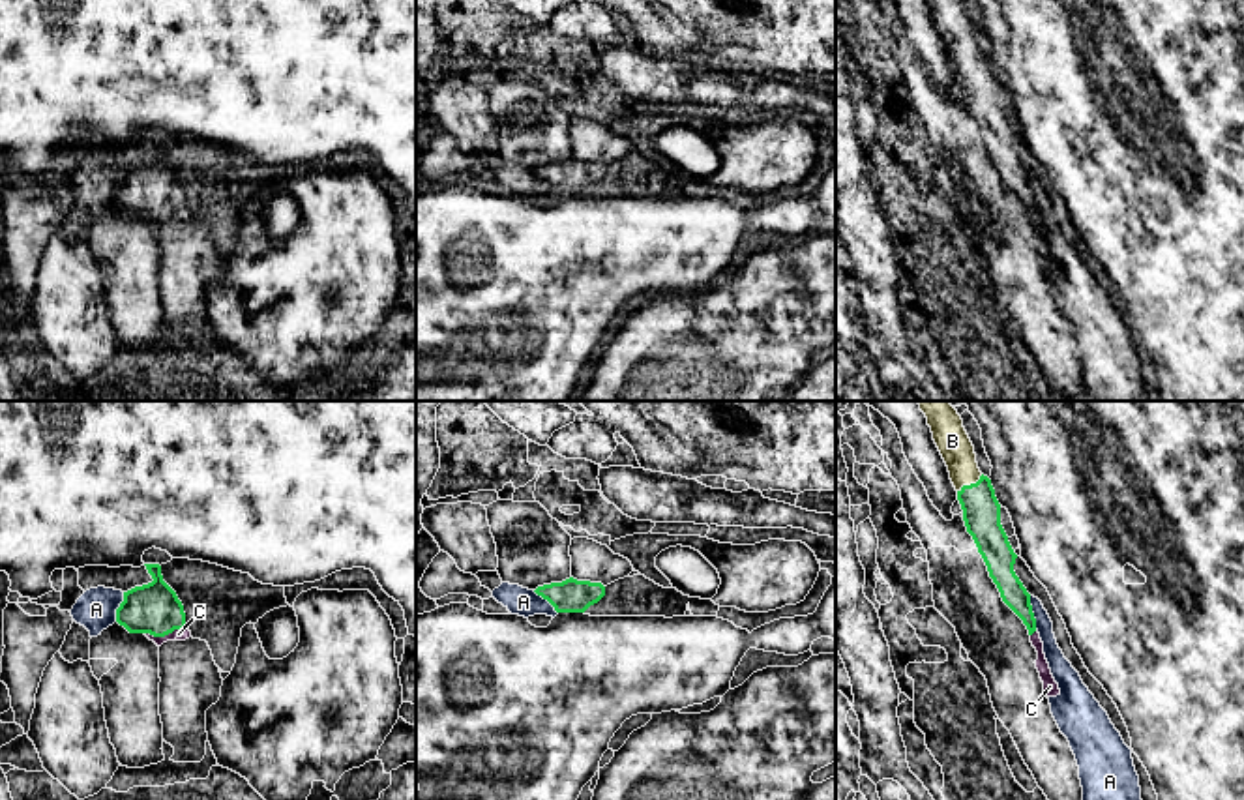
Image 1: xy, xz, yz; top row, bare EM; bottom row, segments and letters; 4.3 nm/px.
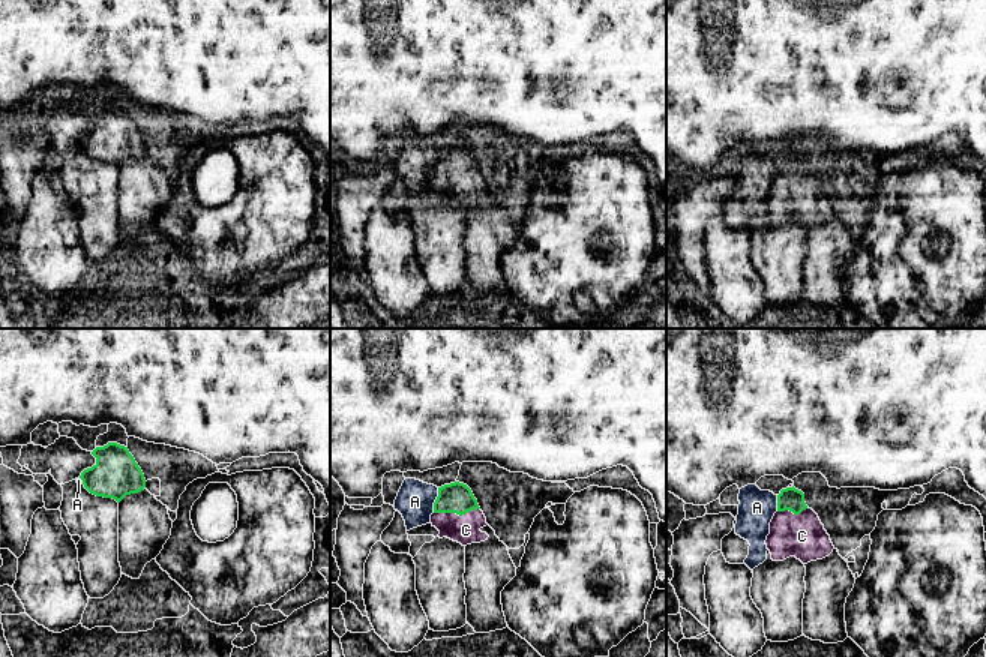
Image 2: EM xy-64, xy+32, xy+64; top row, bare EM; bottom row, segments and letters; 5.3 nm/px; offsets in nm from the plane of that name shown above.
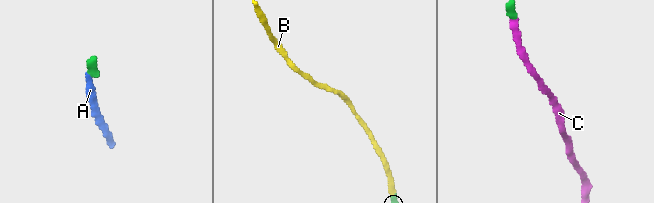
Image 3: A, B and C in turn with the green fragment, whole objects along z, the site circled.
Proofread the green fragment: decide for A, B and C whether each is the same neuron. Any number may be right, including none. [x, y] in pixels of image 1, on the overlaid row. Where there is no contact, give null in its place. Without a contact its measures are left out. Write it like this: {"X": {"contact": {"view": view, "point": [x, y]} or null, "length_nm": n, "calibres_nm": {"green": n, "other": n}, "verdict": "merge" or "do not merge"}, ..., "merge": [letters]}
{"A": {"contact": {"view": "yz", "point": [1033, 613]}, "length_nm": 150, "calibres_nm": {"green": 110, "other": 80}, "verdict": "do not merge"}, "B": {"contact": {"view": "yz", "point": [971, 484]}, "length_nm": 130, "calibres_nm": {"green": 160, "other": 140}, "verdict": "merge"}, "C": {"contact": {"view": "xy", "point": [165, 634]}, "length_nm": 190, "calibres_nm": {"green": 220, "other": 50}, "verdict": "merge"}, "merge": ["B", "C"]}

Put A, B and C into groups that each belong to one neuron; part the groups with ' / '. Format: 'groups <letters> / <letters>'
groups A / B C

